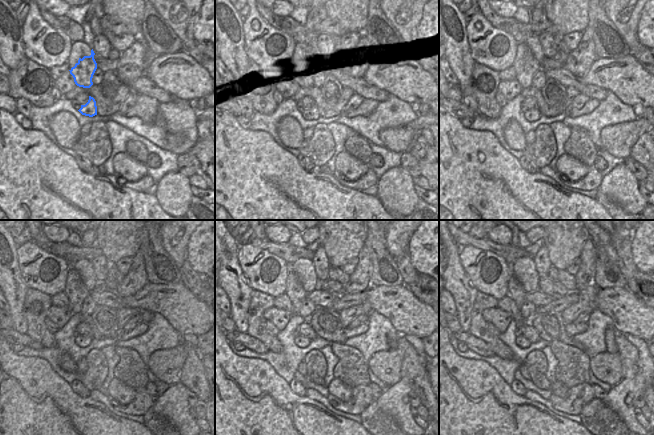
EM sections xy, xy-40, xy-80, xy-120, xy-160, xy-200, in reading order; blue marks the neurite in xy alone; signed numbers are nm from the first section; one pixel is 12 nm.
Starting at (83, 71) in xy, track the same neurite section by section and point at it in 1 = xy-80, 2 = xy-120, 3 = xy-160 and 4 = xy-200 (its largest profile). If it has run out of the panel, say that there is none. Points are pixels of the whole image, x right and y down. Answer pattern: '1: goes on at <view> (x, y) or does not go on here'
1: goes on at xy-80 (524, 75)
2: goes on at xy-120 (75, 299)
3: goes on at xy-160 (297, 298)
4: goes on at xy-200 (519, 299)

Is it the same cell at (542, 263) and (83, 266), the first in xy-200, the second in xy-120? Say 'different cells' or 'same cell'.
different cells

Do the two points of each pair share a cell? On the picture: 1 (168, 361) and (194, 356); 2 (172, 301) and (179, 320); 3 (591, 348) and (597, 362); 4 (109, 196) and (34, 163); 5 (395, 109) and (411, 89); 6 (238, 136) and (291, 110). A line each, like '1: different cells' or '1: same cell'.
1: different cells
2: same cell
3: different cells
4: same cell
5: different cells
6: different cells

